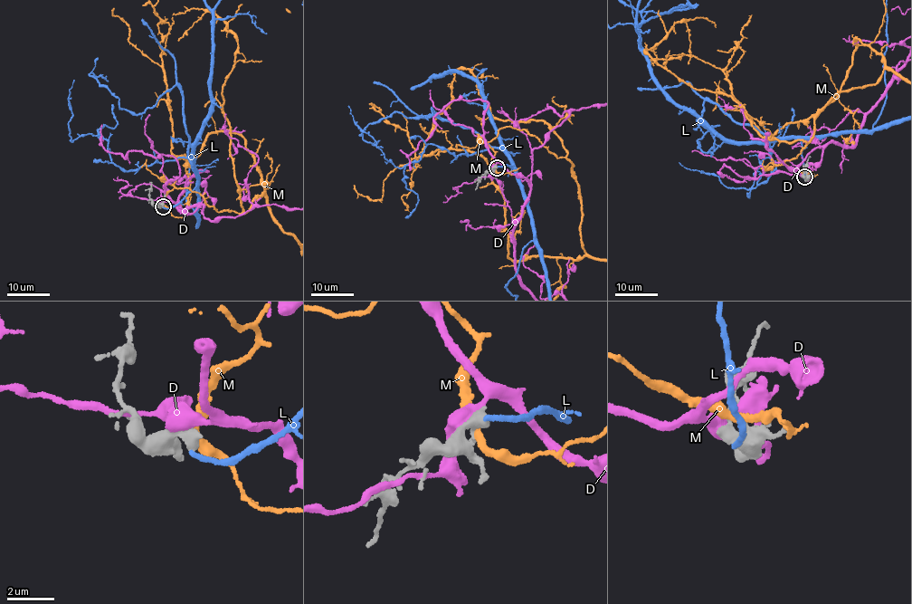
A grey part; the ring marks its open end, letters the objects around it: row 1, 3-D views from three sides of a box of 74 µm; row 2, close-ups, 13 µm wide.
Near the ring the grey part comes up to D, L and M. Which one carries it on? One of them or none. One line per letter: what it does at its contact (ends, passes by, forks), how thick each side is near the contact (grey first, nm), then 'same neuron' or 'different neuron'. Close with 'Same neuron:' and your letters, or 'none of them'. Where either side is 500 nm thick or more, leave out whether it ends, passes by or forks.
D: it passes by; calibres 460 and 480 nm; different neuron
L: it ends; calibres 400 and 220 nm; different neuron
M: it passes by; calibres 260 and 360 nm; different neuron
Same neuron: none of them

